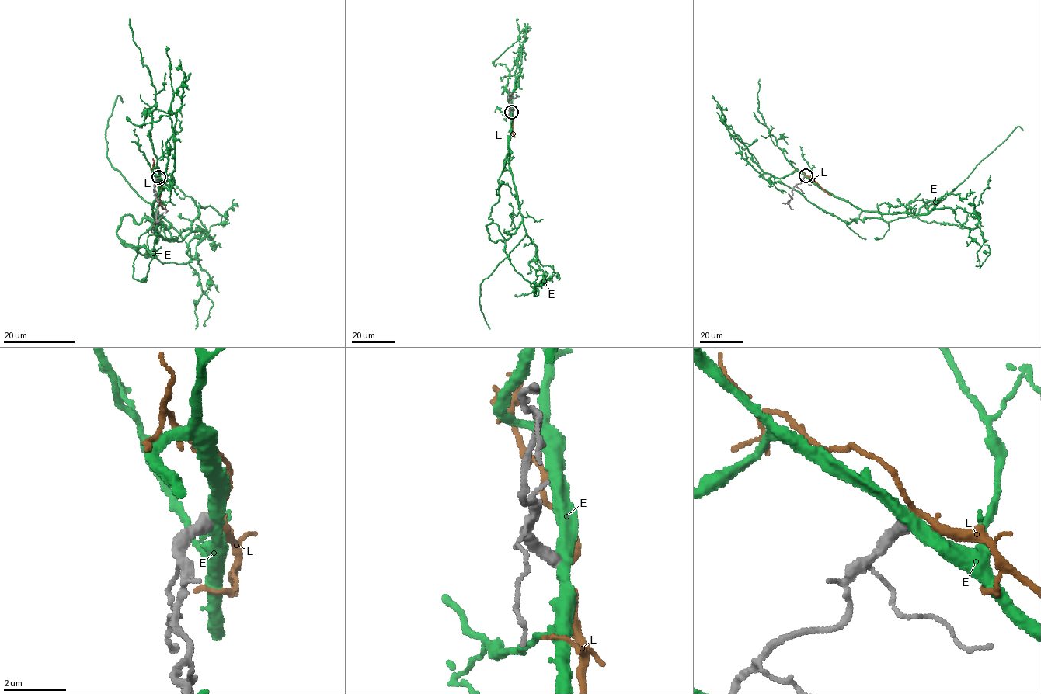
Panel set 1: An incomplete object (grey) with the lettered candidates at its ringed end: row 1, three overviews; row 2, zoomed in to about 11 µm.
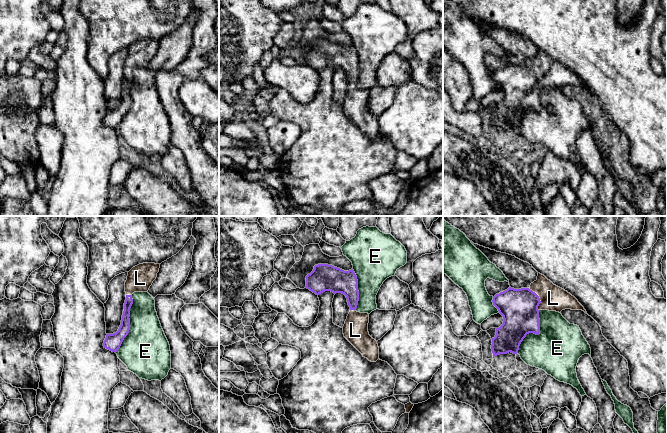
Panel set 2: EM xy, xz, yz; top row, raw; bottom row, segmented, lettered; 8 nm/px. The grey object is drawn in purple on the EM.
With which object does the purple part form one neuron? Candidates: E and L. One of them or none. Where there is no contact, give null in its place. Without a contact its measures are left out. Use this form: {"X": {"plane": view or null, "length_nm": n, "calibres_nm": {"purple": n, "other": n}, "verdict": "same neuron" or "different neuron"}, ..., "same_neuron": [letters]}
{"E": {"plane": "xy", "length_nm": 480, "calibres_nm": {"purple": 140, "other": 380}, "verdict": "different neuron"}, "L": {"plane": "yz", "length_nm": 190, "calibres_nm": {"purple": 300, "other": 200}, "verdict": "same neuron"}, "same_neuron": ["L"]}

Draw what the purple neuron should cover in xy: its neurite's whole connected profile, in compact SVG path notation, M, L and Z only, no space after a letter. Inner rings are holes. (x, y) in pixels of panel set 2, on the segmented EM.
M143 263L133 267L127 276L125 282L126 300L122 315L121 325L116 333L107 334L104 340L104 348L117 352L124 338L128 335L130 329L130 308L133 304L132 294L134 292L148 292L153 281L157 277L160 264Z

